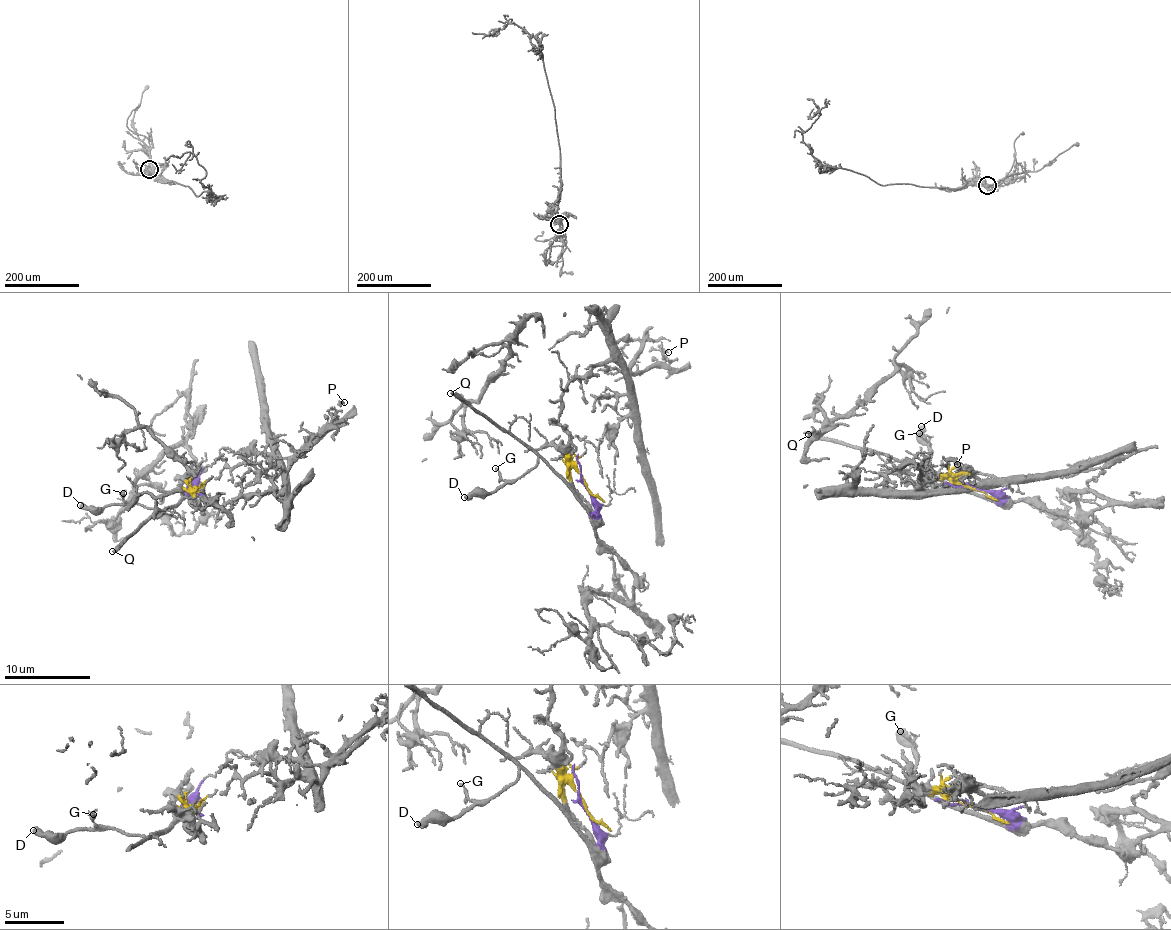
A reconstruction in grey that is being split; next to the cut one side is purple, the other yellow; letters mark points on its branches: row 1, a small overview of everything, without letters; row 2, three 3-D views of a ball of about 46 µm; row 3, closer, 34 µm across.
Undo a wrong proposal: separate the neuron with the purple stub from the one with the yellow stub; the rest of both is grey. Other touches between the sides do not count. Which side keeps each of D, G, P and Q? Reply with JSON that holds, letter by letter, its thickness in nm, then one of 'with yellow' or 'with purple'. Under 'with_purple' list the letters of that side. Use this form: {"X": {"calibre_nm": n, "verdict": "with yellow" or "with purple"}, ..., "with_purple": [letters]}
{"D": {"calibre_nm": 480, "verdict": "with purple"}, "G": {"calibre_nm": 90, "verdict": "with purple"}, "P": {"calibre_nm": 240, "verdict": "with yellow"}, "Q": {"calibre_nm": 280, "verdict": "with purple"}, "with_purple": ["D", "G", "Q"]}

